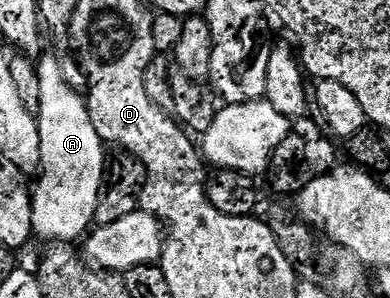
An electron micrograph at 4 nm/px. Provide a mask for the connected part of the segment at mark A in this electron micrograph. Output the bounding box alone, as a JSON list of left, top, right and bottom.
[32,56,107,242]

